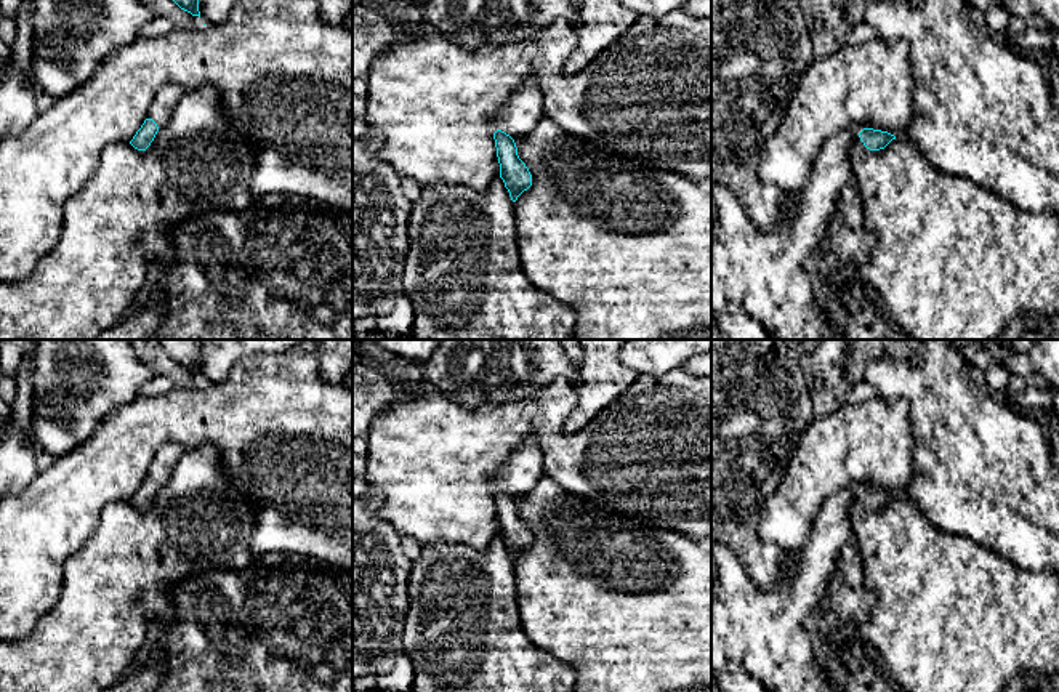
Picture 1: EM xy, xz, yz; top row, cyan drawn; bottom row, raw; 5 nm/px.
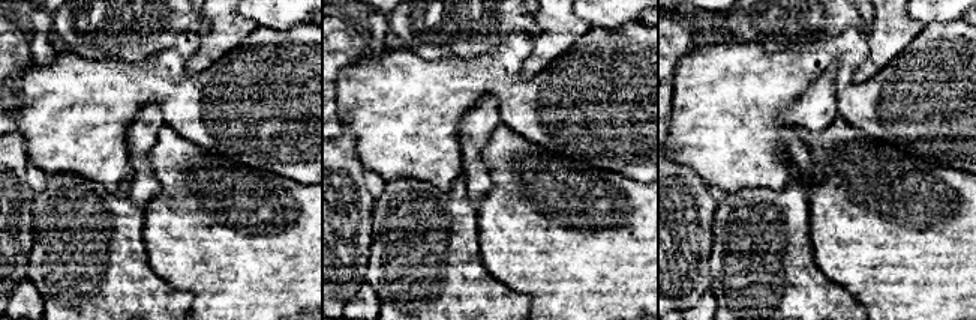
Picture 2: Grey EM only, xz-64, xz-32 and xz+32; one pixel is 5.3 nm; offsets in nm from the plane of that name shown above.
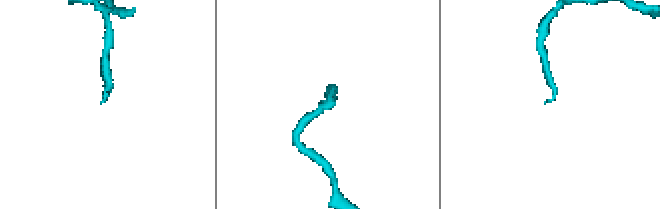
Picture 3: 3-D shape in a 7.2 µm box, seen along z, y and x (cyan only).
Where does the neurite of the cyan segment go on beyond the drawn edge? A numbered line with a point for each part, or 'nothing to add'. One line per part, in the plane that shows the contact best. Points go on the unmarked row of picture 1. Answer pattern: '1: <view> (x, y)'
1: xy (165, 458)

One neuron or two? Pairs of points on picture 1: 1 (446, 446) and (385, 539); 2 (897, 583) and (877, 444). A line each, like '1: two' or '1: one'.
1: two
2: two

